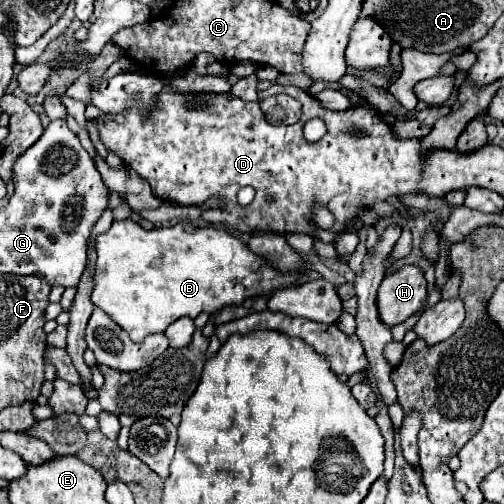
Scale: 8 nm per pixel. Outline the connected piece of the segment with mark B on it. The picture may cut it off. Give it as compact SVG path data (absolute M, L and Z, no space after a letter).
M130 218L114 220L108 232L96 236L96 254L92 302L122 326L130 334L132 342L142 342L148 334L164 332L182 316L196 318L200 312L212 314L228 304L240 304L248 296L272 294L276 286L298 278L298 272L282 274L274 270L264 258L252 254L246 244L222 228L198 228L194 232L186 232L182 226L170 226L144 230Z

